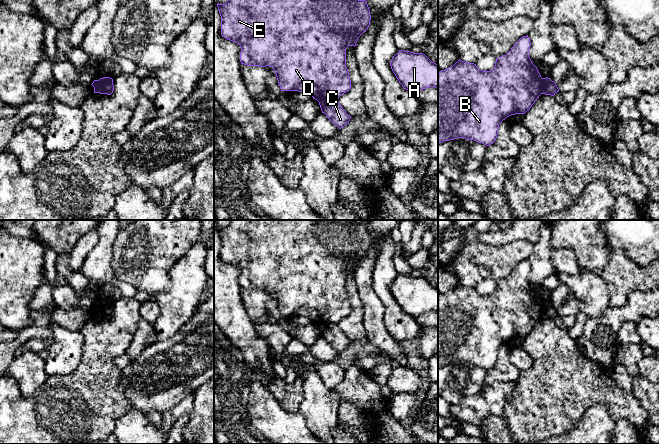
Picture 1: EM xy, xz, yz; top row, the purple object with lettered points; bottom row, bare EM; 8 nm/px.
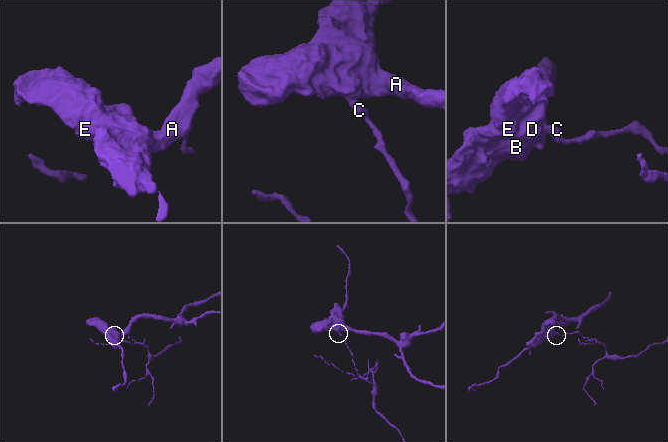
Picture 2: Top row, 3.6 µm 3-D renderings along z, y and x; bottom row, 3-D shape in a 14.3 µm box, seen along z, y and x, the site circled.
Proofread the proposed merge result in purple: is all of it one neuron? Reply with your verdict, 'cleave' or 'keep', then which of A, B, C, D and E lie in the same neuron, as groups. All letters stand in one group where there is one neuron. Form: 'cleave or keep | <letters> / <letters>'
cleave | A B D E / C

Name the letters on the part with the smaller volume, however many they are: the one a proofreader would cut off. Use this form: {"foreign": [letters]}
{"foreign": ["C"]}

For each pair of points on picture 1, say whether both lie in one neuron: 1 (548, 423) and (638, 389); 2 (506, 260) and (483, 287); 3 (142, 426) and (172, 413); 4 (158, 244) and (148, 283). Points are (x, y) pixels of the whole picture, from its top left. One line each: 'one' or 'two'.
1: two
2: two
3: one
4: one

